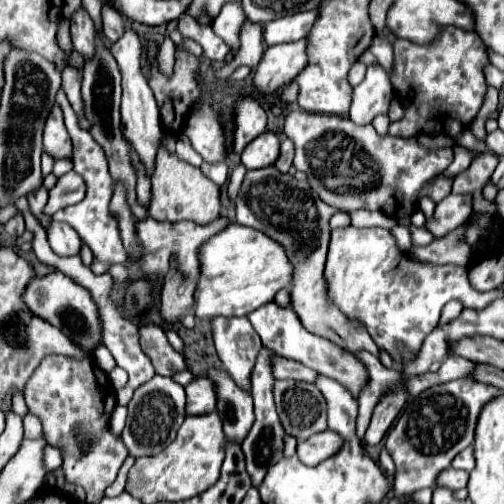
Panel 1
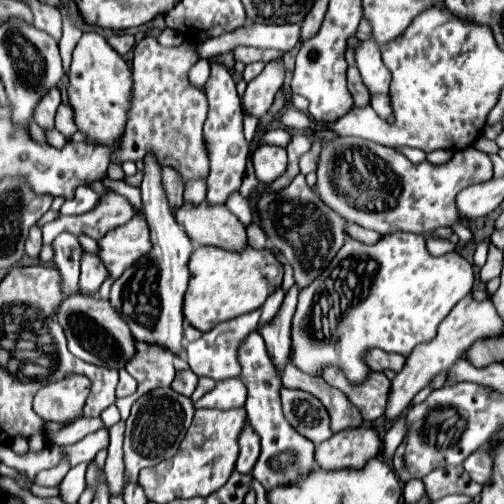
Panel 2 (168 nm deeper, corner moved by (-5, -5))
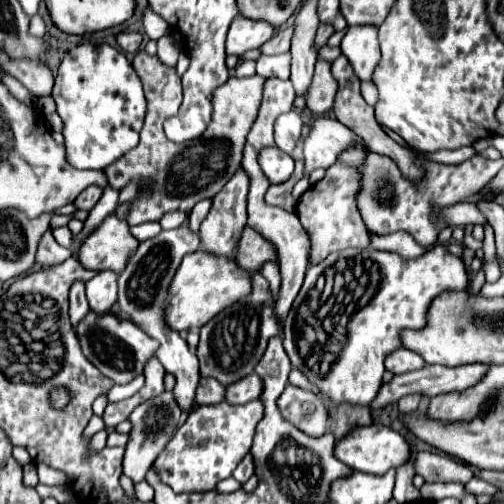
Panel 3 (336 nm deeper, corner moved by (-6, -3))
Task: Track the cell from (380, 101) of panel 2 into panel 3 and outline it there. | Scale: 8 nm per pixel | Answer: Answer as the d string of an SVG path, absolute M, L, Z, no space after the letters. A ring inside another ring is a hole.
M362 80L360 92L362 92L362 98L364 98L370 106L376 104L376 86L374 86L370 80Z

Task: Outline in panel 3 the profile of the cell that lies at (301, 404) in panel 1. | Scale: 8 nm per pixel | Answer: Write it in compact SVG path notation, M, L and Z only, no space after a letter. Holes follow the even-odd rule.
M288 384L276 404L282 418L308 436L322 436L326 432L328 410L314 392Z

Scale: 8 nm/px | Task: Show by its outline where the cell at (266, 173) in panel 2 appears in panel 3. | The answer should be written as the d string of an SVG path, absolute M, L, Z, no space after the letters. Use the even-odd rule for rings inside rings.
M264 148L260 152L260 166L272 184L282 184L292 176L294 160L280 148Z

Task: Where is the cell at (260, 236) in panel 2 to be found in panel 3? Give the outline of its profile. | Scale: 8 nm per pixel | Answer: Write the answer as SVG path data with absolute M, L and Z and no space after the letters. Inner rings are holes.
M267 262L260 270L260 273L268 280L271 294L276 298L281 285L279 267L273 262Z

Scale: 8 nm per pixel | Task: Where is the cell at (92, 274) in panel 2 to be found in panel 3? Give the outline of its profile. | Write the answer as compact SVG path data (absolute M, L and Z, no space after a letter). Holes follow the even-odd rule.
M104 270L96 274L96 278L86 282L86 296L90 302L90 310L96 314L108 314L112 306L116 304L118 296L118 274L112 274L110 270Z

